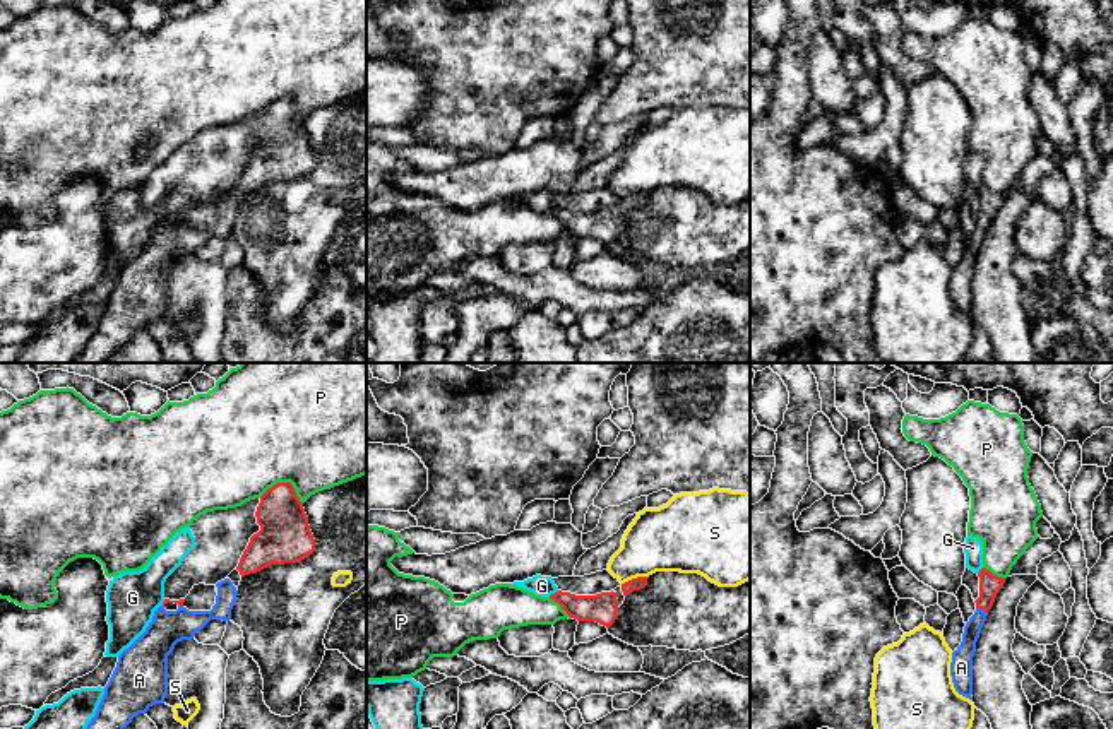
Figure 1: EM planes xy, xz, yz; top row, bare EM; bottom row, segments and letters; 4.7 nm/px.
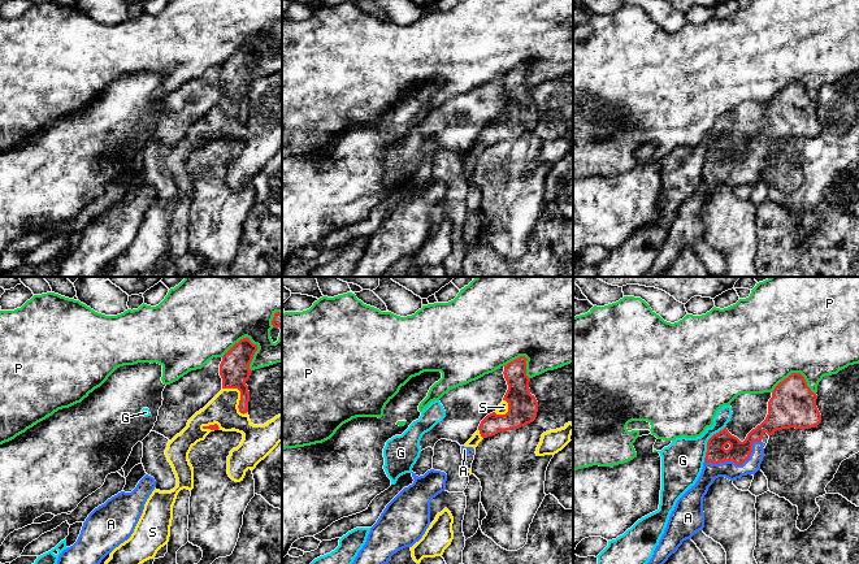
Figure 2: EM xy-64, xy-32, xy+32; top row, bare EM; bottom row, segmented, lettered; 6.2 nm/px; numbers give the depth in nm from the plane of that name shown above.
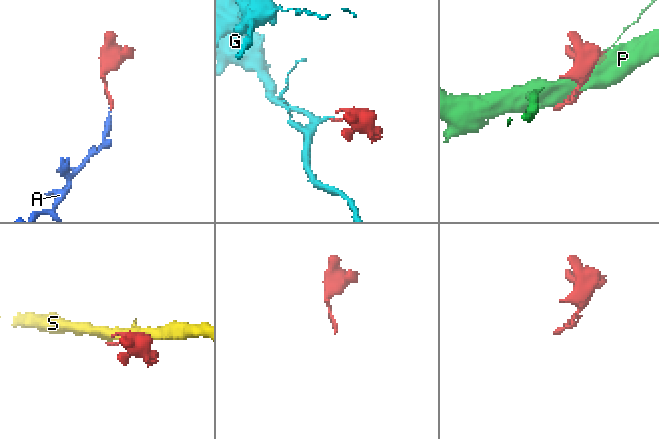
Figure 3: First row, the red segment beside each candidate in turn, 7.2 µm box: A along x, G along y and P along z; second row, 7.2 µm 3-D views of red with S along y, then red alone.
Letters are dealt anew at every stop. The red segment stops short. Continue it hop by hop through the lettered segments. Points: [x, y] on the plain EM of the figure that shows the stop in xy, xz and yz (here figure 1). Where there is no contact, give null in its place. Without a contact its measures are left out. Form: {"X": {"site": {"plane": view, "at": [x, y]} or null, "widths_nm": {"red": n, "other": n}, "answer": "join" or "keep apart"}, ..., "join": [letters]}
{"A": {"site": {"plane": "yz", "at": [982, 225]}, "widths_nm": {"red": 100, "other": 100}, "answer": "join"}, "G": {"site": {"plane": "xz", "at": [555, 209]}, "widths_nm": {"red": 140, "other": 100}, "answer": "keep apart"}, "P": {"site": {"plane": "xy", "at": [285, 100]}, "widths_nm": {"red": 240, "other": 480}, "answer": "keep apart"}, "S": {"site": {"plane": "xz", "at": [634, 195]}, "widths_nm": {"red": 60, "other": 300}, "answer": "keep apart"}, "join": ["A"]}

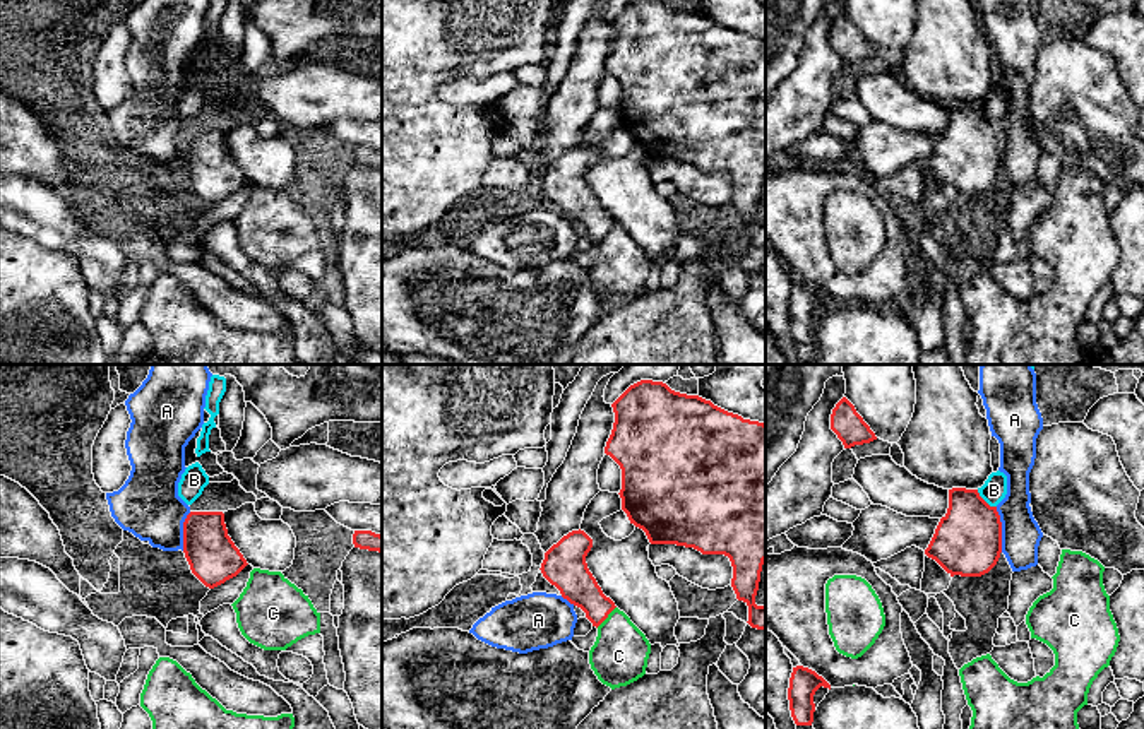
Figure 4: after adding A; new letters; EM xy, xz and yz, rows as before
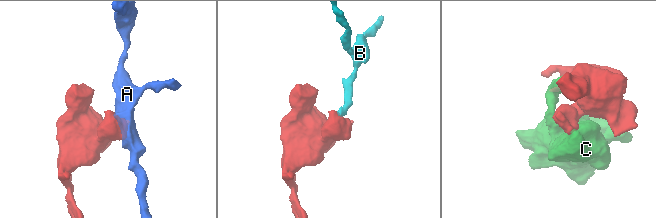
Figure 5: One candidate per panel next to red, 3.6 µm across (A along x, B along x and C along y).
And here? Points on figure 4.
{"A": {"site": {"plane": "yz", "at": [1000, 146]}, "widths_nm": {"red": 320, "other": 190}, "answer": "keep apart"}, "B": {"site": {"plane": "yz", "at": [983, 117]}, "widths_nm": {"red": 320, "other": 120}, "answer": "keep apart"}, "C": {"site": {"plane": "xz", "at": [607, 233]}, "widths_nm": {"red": 170, "other": 260}, "answer": "keep apart"}, "join": []}

